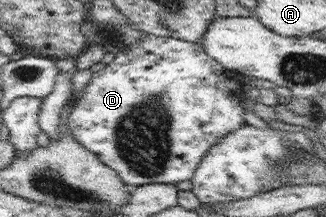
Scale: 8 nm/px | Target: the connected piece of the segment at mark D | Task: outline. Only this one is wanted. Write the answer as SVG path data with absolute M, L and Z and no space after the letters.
M146 34L145 38L133 50L126 53L118 53L114 57L114 62L96 72L90 83L84 88L84 94L80 99L74 100L74 106L70 111L68 127L71 130L72 137L85 149L88 153L96 155L100 162L112 170L116 170L116 174L131 187L139 187L144 184L164 183L178 184L183 180L192 180L196 167L200 165L202 157L207 154L210 146L213 146L218 140L221 140L225 134L242 127L246 124L244 120L244 109L241 106L243 99L246 97L246 91L243 87L244 76L236 71L230 71L223 68L215 58L208 56L203 46L192 42L185 42L171 37L158 37Z

